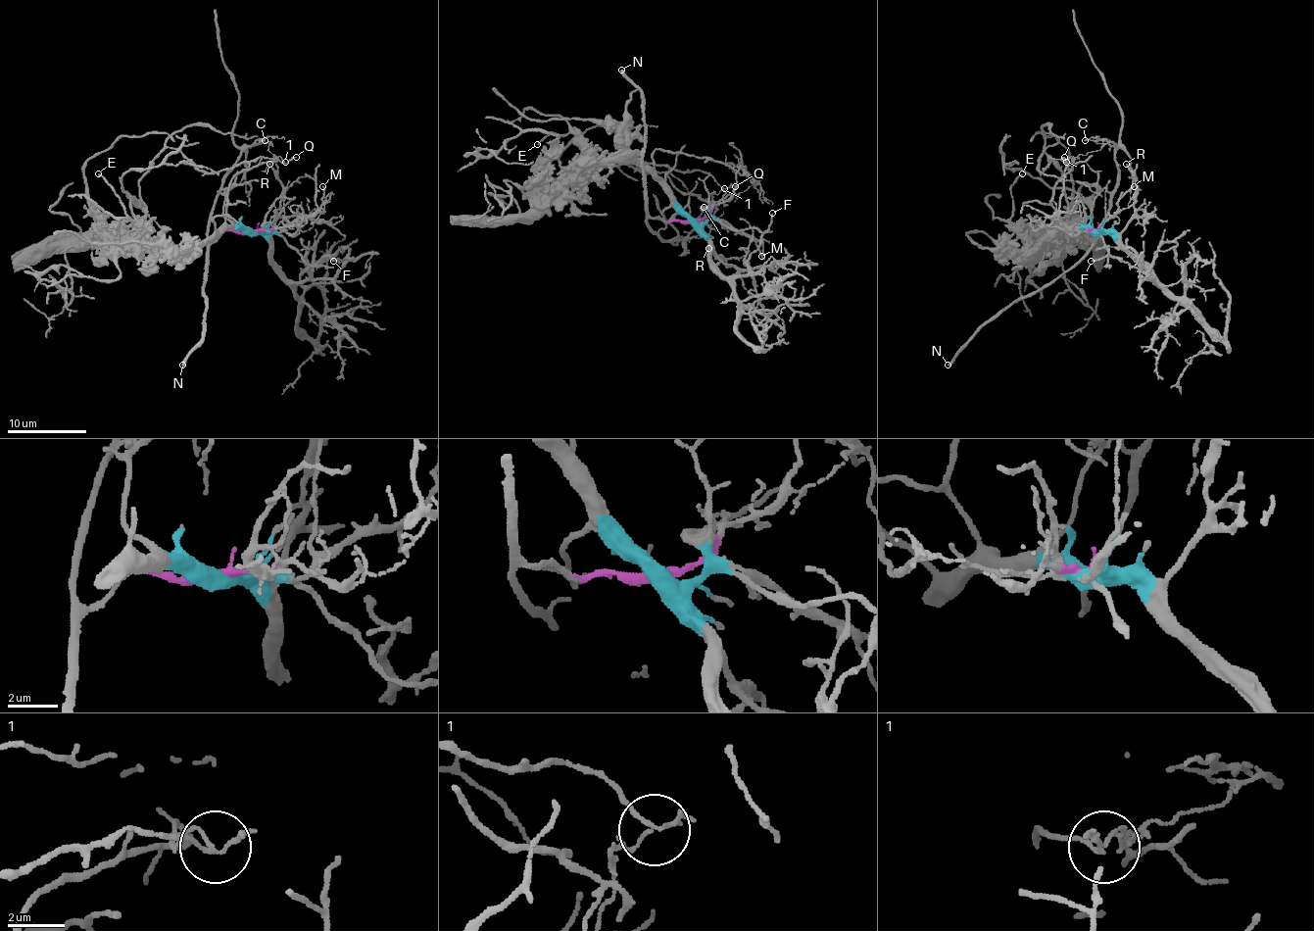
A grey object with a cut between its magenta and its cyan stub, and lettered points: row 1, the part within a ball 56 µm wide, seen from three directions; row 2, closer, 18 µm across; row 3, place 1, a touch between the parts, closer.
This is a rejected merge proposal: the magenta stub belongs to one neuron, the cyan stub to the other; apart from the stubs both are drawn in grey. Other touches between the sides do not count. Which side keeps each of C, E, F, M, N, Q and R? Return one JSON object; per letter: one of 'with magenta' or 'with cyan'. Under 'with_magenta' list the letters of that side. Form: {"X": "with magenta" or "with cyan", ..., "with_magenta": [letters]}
{"C": "with magenta", "E": "with cyan", "F": "with cyan", "M": "with cyan", "N": "with magenta", "Q": "with magenta", "R": "with cyan", "with_magenta": ["C", "N", "Q"]}

